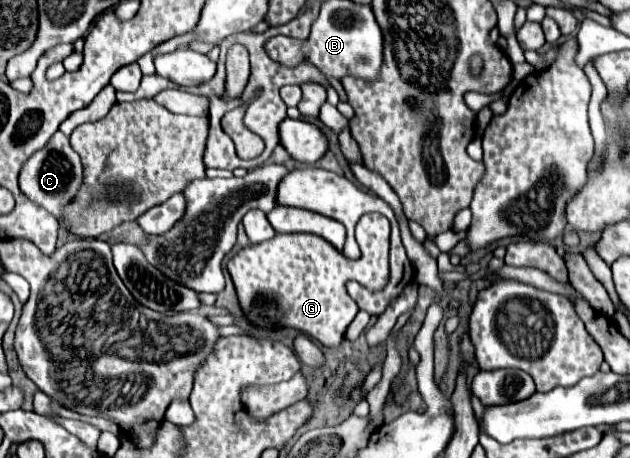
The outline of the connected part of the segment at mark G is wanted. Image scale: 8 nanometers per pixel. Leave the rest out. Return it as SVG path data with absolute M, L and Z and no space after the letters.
M277 234L275 238L245 246L241 248L229 262L227 272L231 274L231 280L235 284L237 300L241 306L241 312L247 316L247 320L257 328L295 328L303 334L309 334L311 338L319 340L327 348L335 348L341 344L347 326L353 322L355 314L359 312L353 298L349 298L345 290L347 280L357 280L361 286L369 290L381 290L385 288L389 280L389 262L381 260L379 254L375 256L363 256L357 262L349 262L343 258L341 252L337 252L329 242L325 242L321 236L311 234Z

